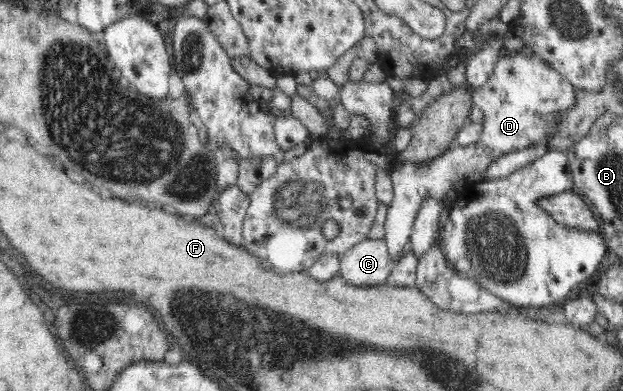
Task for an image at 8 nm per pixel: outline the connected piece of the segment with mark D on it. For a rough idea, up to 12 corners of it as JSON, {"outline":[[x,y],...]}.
{"outline":[[533,52],[500,56],[471,101],[477,143],[392,161],[397,260],[423,200],[556,133],[576,88]]}

